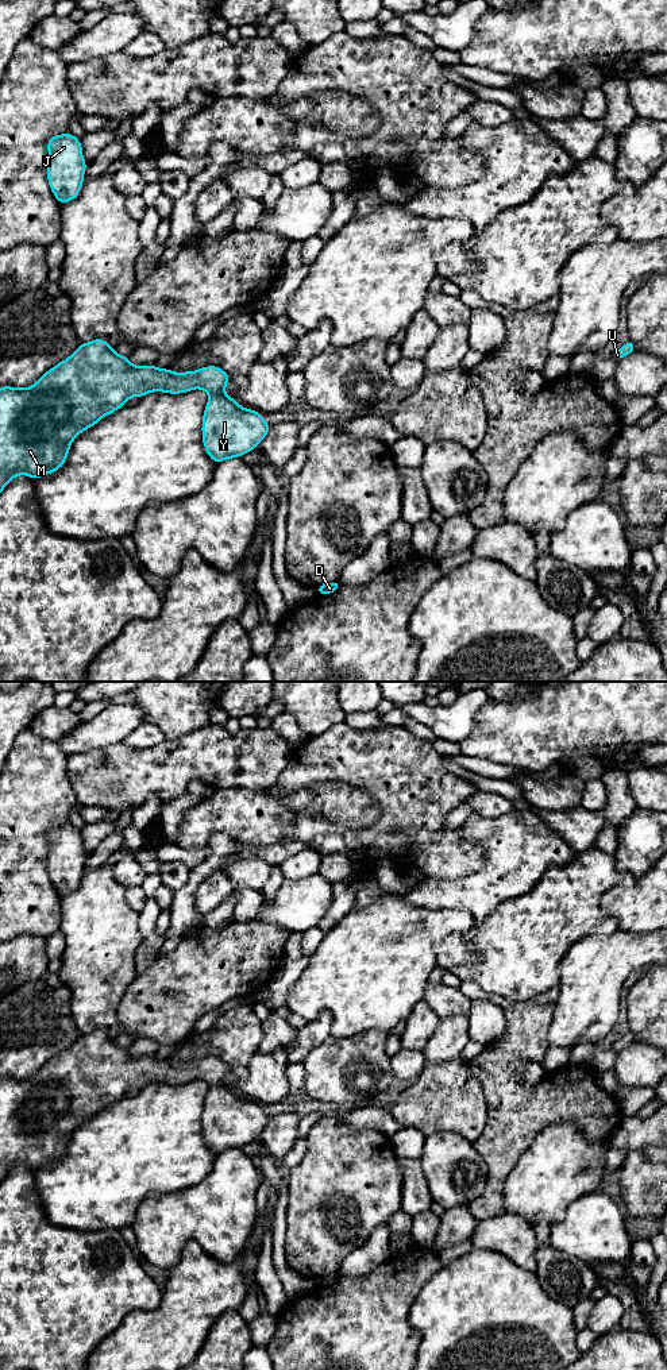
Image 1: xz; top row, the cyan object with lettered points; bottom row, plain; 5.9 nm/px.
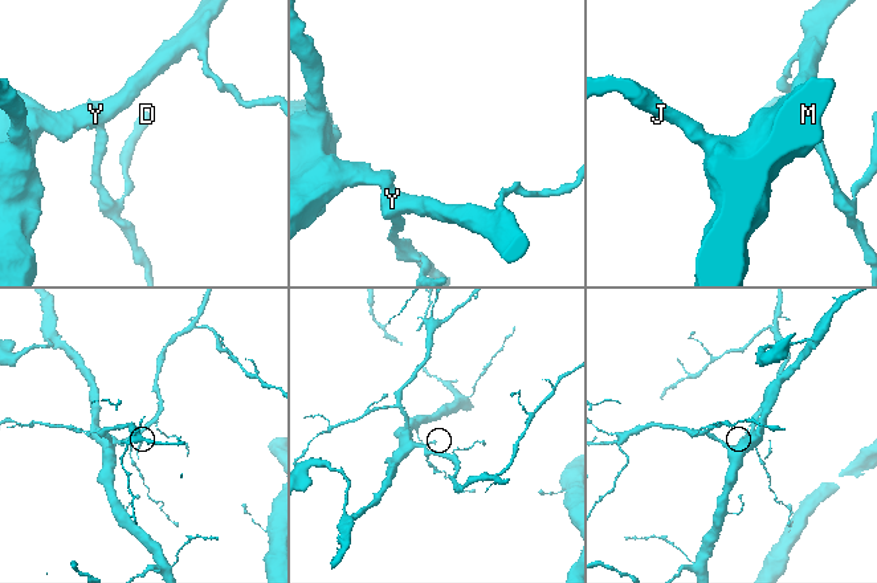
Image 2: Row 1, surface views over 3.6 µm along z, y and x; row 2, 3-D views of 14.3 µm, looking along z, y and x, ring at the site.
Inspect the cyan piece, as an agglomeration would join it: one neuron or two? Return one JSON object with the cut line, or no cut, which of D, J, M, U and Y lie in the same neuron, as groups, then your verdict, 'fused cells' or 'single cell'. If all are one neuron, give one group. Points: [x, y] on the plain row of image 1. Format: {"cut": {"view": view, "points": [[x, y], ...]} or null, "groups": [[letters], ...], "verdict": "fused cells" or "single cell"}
{"cut": null, "groups": [["D", "J", "M", "U", "Y"]], "verdict": "single cell"}

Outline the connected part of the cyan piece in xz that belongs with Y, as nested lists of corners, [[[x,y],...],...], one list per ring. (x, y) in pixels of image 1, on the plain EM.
[[[103,1029],[81,1034],[69,1049],[47,1061],[32,1077],[0,1078],[0,1184],[18,1166],[39,1170],[59,1161],[78,1126],[126,1097],[131,1088],[142,1089],[153,1083],[207,1083],[209,1091],[201,1116],[205,1143],[216,1155],[240,1149],[263,1132],[271,1116],[265,1112],[263,1105],[240,1097],[224,1084],[230,1070],[223,1060],[212,1056],[184,1064],[157,1060],[155,1056],[132,1057],[128,1047],[119,1046]]]

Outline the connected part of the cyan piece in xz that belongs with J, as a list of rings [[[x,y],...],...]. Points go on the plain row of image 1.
[[[72,823],[53,826],[47,831],[47,844],[47,872],[58,895],[77,889],[88,857],[81,833]]]

